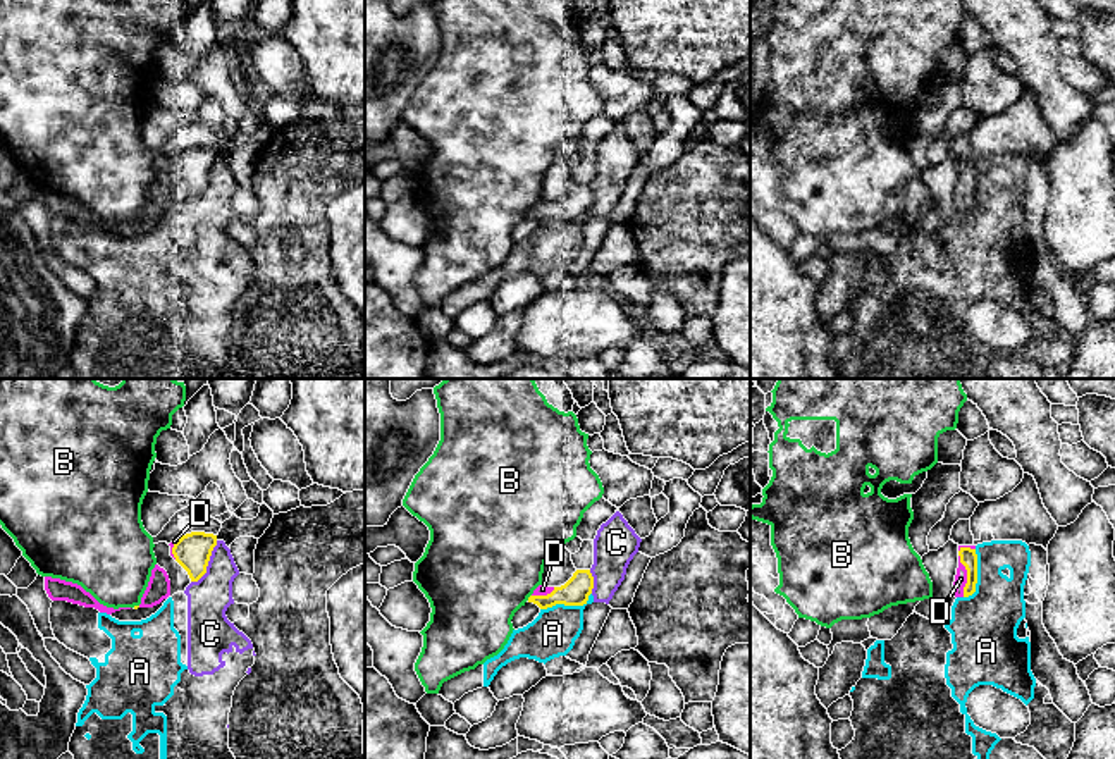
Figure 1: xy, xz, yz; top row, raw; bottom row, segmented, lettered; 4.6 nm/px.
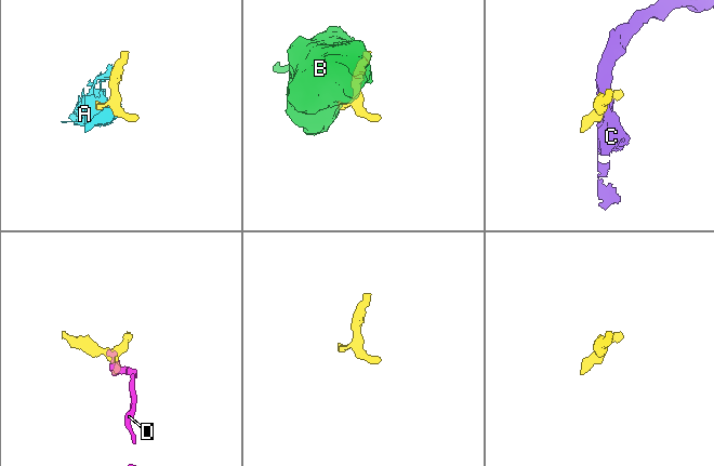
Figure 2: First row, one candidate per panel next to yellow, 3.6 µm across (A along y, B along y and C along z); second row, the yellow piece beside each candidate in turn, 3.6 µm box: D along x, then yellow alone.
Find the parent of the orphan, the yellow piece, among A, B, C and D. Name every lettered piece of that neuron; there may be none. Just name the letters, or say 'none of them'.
D

